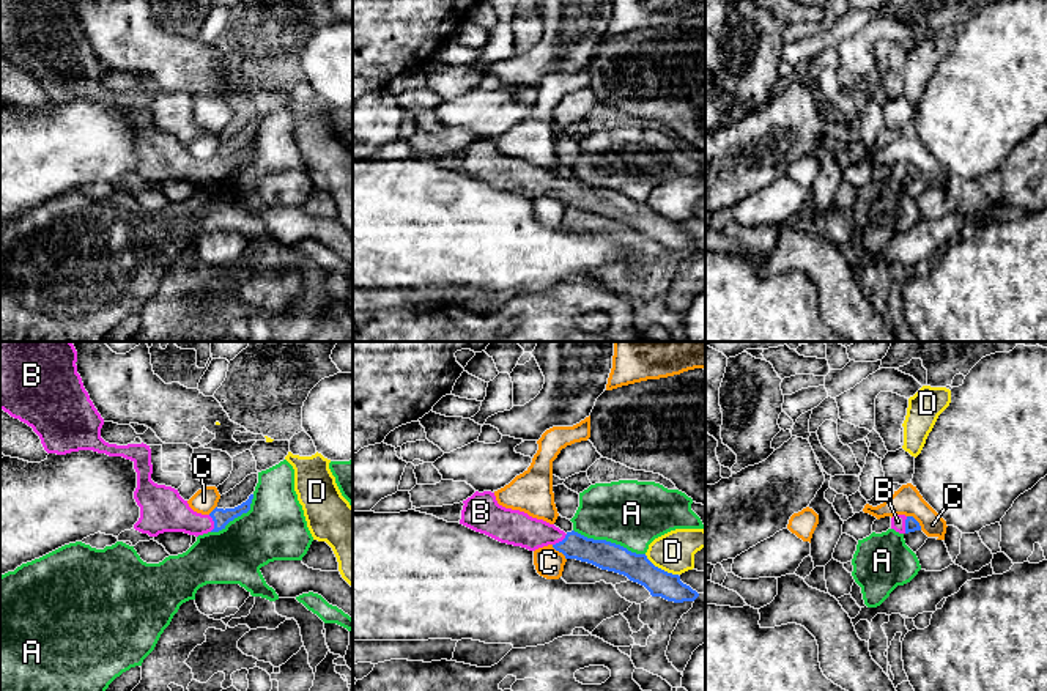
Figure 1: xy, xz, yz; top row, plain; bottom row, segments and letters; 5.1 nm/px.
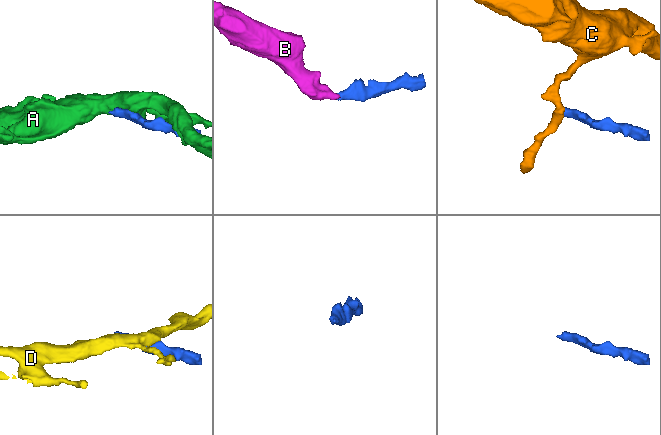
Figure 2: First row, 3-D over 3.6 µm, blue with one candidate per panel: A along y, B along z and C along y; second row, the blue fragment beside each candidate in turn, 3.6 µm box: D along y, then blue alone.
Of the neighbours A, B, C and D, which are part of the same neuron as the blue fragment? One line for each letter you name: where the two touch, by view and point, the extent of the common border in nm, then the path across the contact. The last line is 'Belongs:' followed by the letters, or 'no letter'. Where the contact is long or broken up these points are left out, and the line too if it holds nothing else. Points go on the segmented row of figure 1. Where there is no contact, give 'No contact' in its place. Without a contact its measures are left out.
B: Touches blue at xy (214, 523). Shared border 90 nm. Path across: xy (221, 517), (214, 523), (191, 523), (167, 512)
Belongs: B

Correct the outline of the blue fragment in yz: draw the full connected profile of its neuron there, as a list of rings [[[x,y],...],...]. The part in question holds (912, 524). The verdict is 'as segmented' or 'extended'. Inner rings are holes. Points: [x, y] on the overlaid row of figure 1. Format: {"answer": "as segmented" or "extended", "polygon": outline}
{"answer": "extended", "polygon": [[[894,515],[891,518],[891,529],[894,529],[899,534],[908,534],[921,530],[921,526],[913,516]]]}

